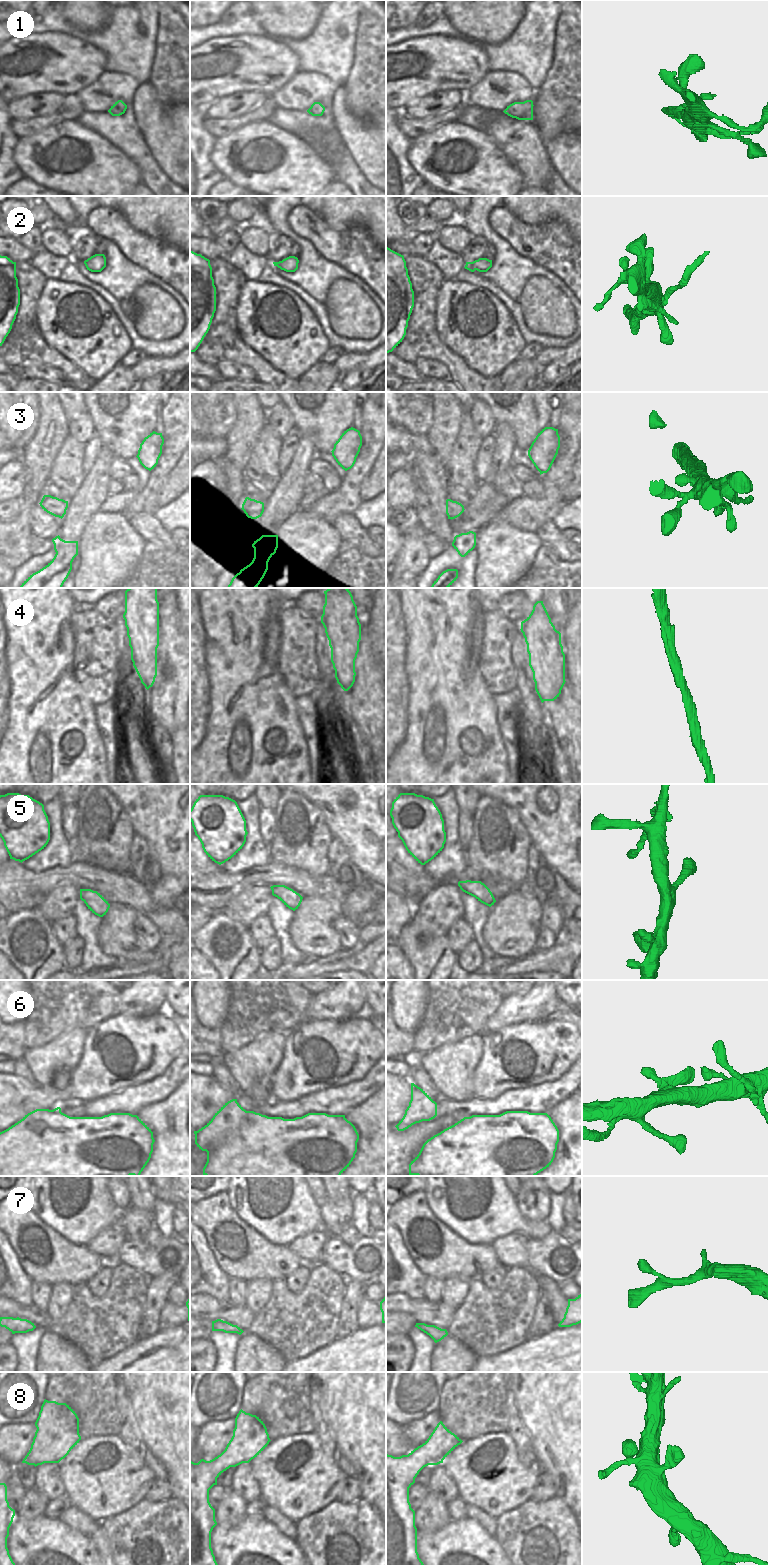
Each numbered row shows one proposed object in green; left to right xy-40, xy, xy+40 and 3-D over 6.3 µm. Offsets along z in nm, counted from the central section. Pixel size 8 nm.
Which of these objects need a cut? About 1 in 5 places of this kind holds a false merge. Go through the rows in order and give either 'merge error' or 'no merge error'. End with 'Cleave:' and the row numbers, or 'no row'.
1: no merge error
2: merge error
3: no merge error
4: no merge error
5: no merge error
6: no merge error
7: no merge error
8: no merge error
Cleave: 2

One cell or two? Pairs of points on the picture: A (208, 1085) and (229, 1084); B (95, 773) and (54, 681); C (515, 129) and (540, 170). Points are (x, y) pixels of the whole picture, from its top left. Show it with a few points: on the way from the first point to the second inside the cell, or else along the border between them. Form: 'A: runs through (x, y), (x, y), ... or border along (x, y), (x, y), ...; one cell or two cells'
A: border along (212, 1075), (235, 1098); two cells
B: runs through (72, 750), (54, 732), (54, 704); one cell
C: runs through (518, 139), (532, 160); one cell

